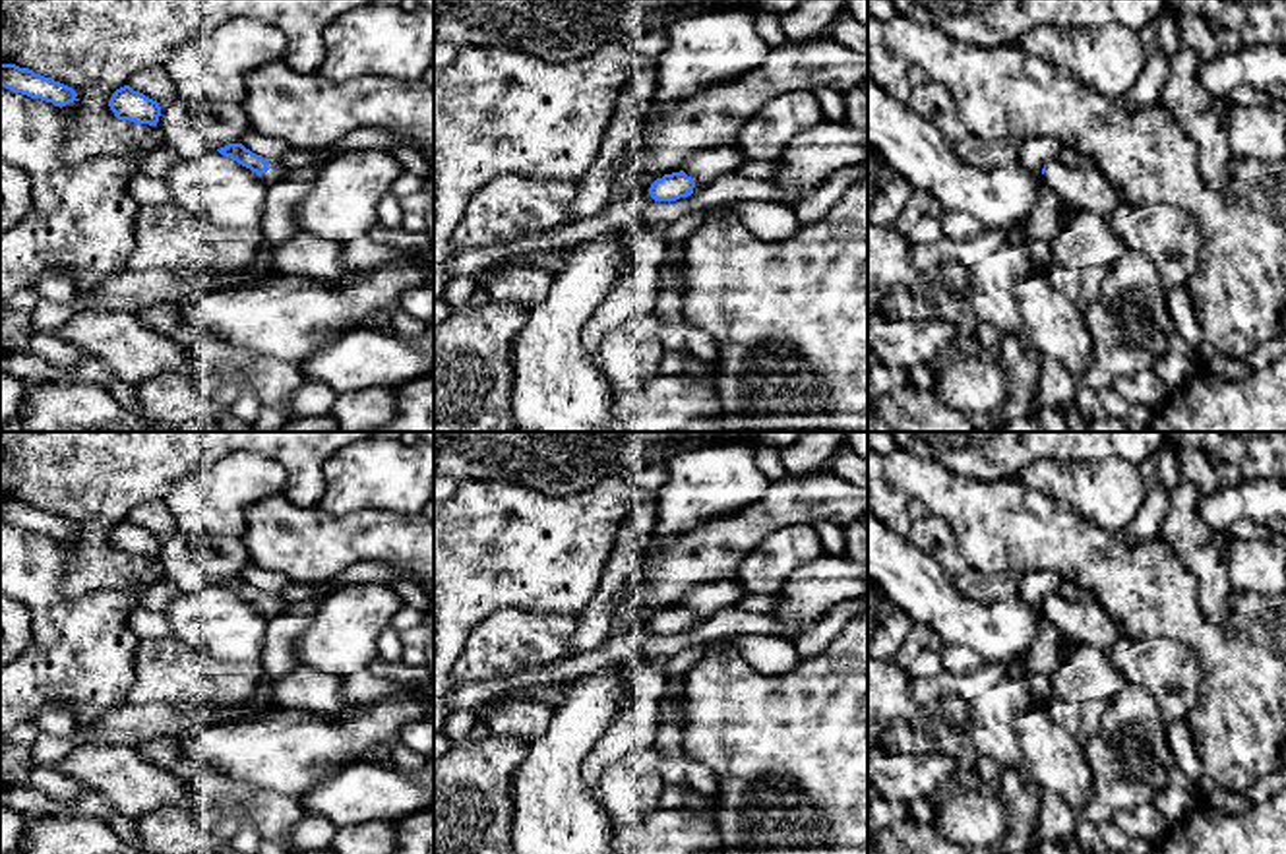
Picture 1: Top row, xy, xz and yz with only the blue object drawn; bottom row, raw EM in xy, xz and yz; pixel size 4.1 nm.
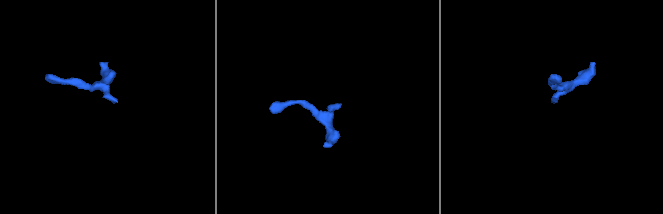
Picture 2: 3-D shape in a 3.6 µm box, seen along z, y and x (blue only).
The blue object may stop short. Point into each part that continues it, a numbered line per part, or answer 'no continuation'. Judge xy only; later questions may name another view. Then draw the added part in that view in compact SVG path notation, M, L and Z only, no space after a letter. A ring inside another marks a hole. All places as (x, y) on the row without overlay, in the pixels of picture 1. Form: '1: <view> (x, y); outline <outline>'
1: xy (277, 605); outline M269 595L267 602L269 602L267 606L260 608L260 614L267 622L277 618L277 616L281 616L287 610L287 606L289 606L289 602L283 596L275 596L275 595Z

